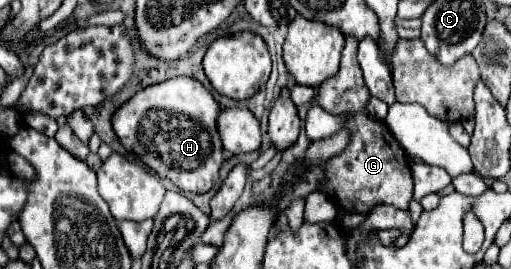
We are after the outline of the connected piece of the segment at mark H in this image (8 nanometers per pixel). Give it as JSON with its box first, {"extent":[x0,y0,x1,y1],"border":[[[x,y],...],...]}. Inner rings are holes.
{"extent":[112,76,222,192],"border":[[[178,76],[136,92],[112,114],[112,128],[120,144],[160,178],[168,178],[184,192],[208,192],[222,166],[222,142],[216,132],[220,106],[194,78]]]}

